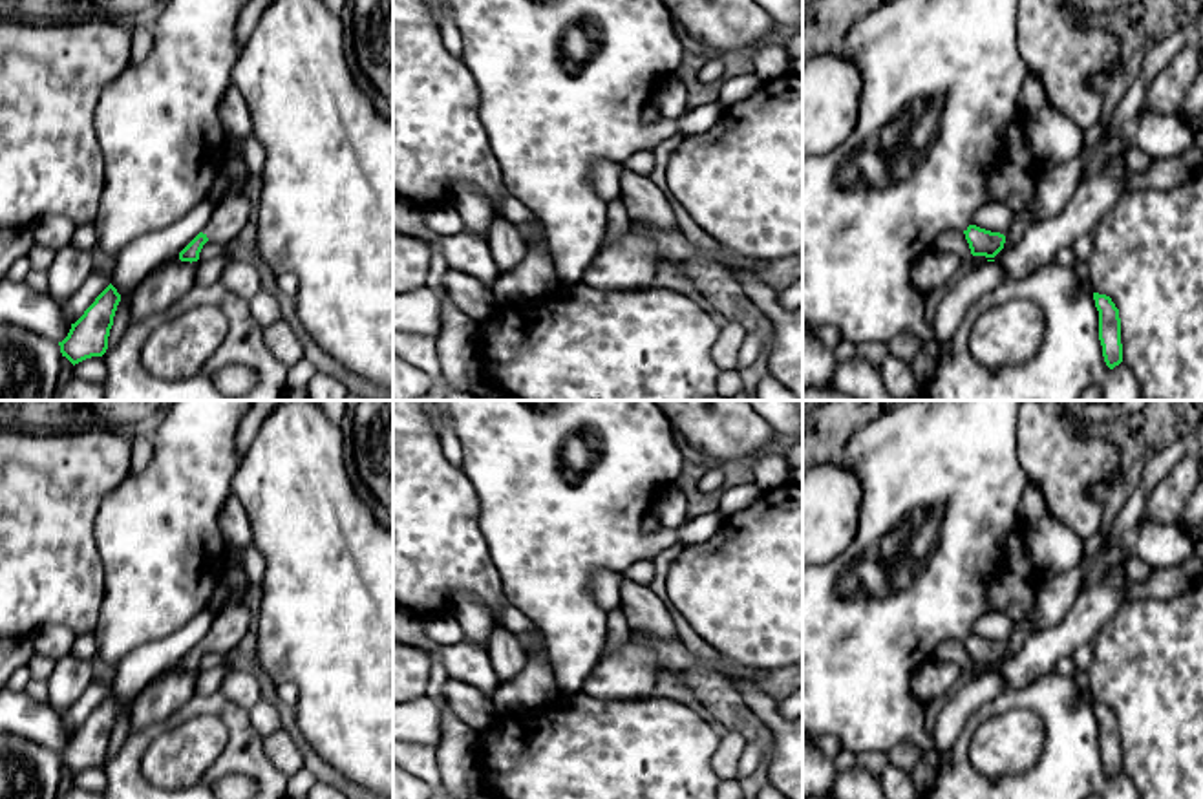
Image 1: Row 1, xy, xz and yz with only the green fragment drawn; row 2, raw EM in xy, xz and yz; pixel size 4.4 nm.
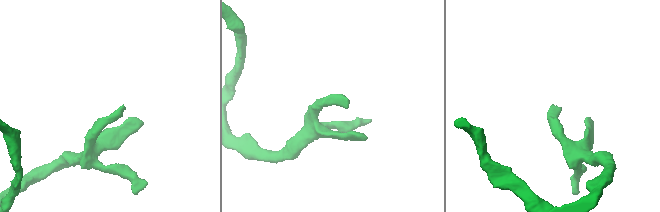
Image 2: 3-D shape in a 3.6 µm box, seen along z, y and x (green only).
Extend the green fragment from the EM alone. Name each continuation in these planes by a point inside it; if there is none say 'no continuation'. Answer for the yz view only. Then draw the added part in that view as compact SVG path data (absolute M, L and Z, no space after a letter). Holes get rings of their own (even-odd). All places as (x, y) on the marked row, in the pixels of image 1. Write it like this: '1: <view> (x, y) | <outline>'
no continuation

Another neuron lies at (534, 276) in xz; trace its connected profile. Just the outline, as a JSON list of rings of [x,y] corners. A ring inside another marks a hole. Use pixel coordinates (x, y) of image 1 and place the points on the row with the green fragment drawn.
[[[541,225],[525,229],[528,247],[525,258],[510,272],[501,272],[492,293],[497,304],[532,302],[554,294],[561,287]]]

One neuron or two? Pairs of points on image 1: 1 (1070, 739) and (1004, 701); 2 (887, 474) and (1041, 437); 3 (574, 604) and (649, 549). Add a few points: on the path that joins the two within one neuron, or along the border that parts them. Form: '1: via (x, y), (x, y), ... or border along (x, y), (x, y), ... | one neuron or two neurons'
1: via (1057, 721), (1037, 701), (1022, 701) | one neuron
2: border along (1017, 419), (1017, 459), (1030, 479) | two neurons
3: via (574, 580), (606, 549), (626, 549) | one neuron

